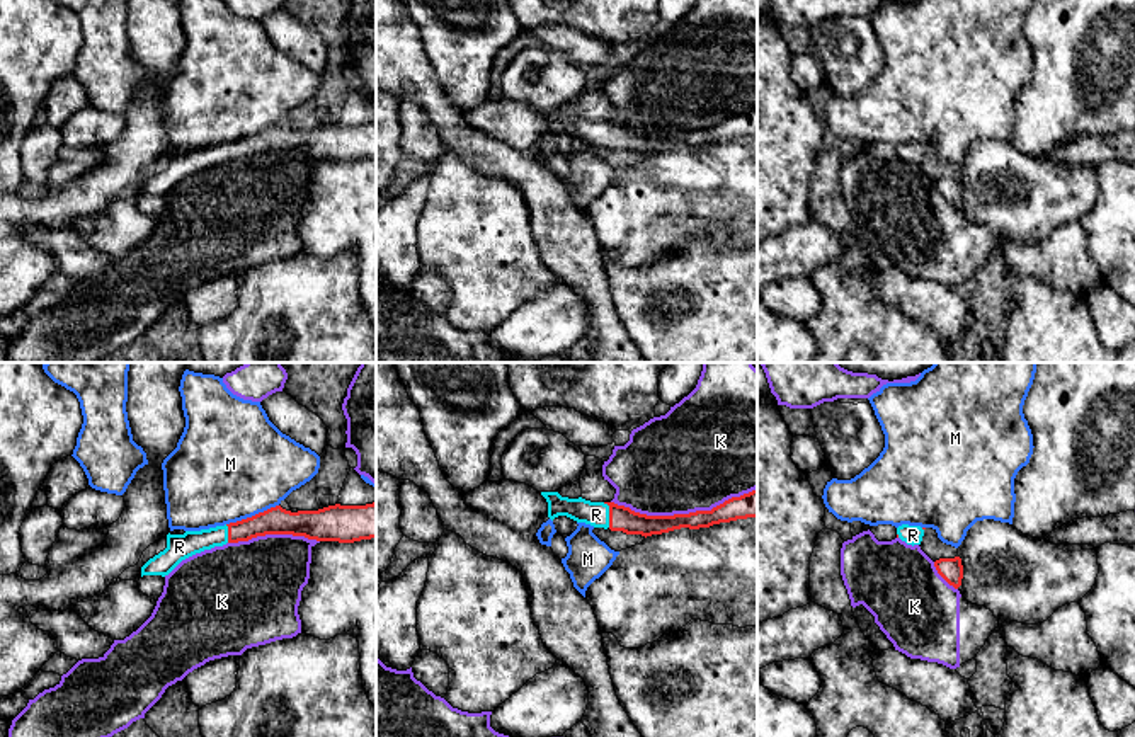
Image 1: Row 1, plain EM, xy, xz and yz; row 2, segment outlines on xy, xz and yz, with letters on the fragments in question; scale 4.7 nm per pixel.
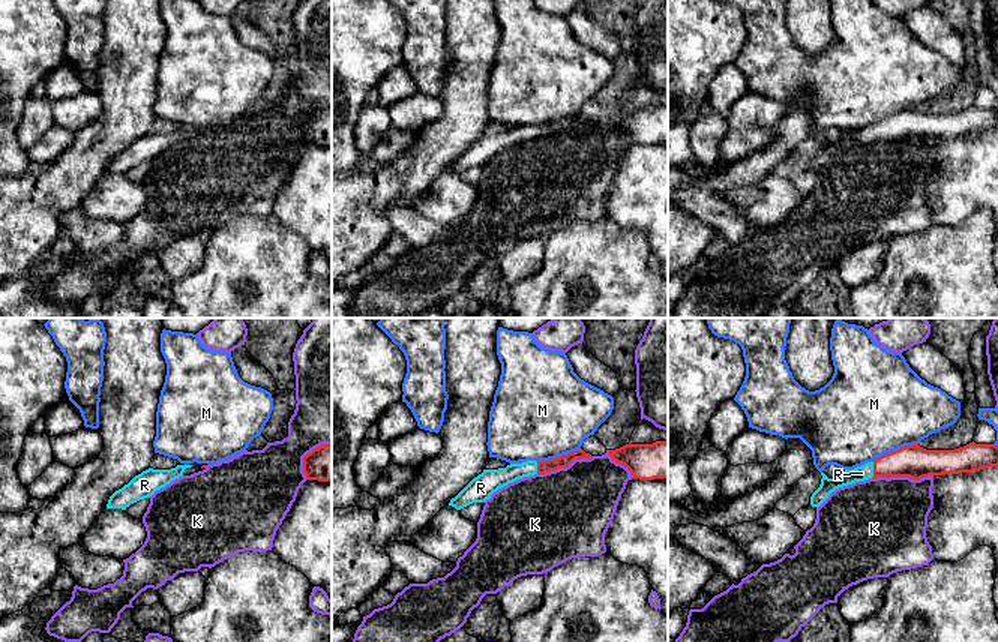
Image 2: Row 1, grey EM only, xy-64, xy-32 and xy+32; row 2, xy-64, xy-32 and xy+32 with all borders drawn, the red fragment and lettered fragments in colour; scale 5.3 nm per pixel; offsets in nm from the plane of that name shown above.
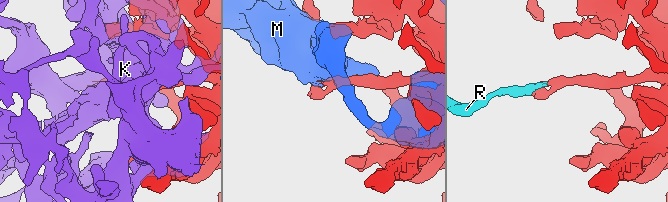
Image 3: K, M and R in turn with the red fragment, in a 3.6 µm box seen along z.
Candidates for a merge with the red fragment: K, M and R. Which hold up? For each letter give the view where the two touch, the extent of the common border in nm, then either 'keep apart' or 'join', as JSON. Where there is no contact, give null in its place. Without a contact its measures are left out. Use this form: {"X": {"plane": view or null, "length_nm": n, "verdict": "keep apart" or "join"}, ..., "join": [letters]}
{"K": {"plane": "xz", "length_nm": 700, "verdict": "keep apart"}, "M": {"plane": "xy", "length_nm": 260, "verdict": "keep apart"}, "R": {"plane": "xz", "length_nm": 120, "verdict": "join"}, "join": ["R"]}

